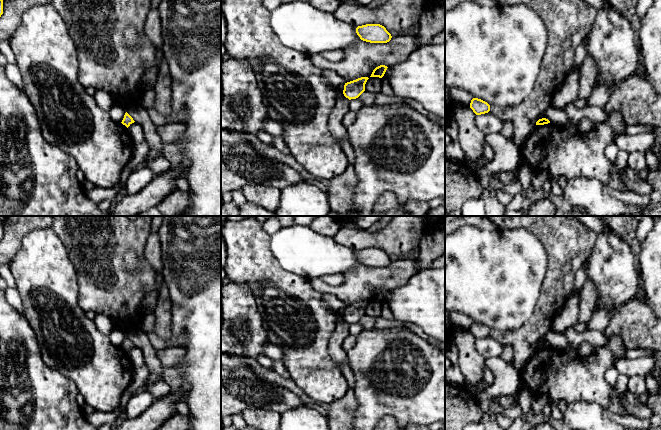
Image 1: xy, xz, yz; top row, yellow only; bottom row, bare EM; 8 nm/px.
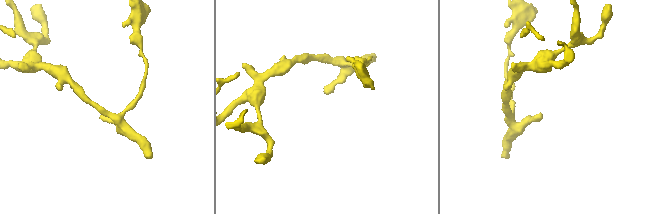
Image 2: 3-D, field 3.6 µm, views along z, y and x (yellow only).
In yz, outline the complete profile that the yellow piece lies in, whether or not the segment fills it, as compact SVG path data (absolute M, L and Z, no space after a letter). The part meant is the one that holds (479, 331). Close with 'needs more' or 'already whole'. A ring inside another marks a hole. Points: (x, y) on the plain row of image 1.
M473 322L470 327L470 332L476 339L488 337L490 335L490 329L478 322Z; already whole

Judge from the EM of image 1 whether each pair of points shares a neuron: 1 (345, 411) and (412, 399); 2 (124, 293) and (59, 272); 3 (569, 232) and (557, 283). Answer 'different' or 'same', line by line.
1: different
2: different
3: same

